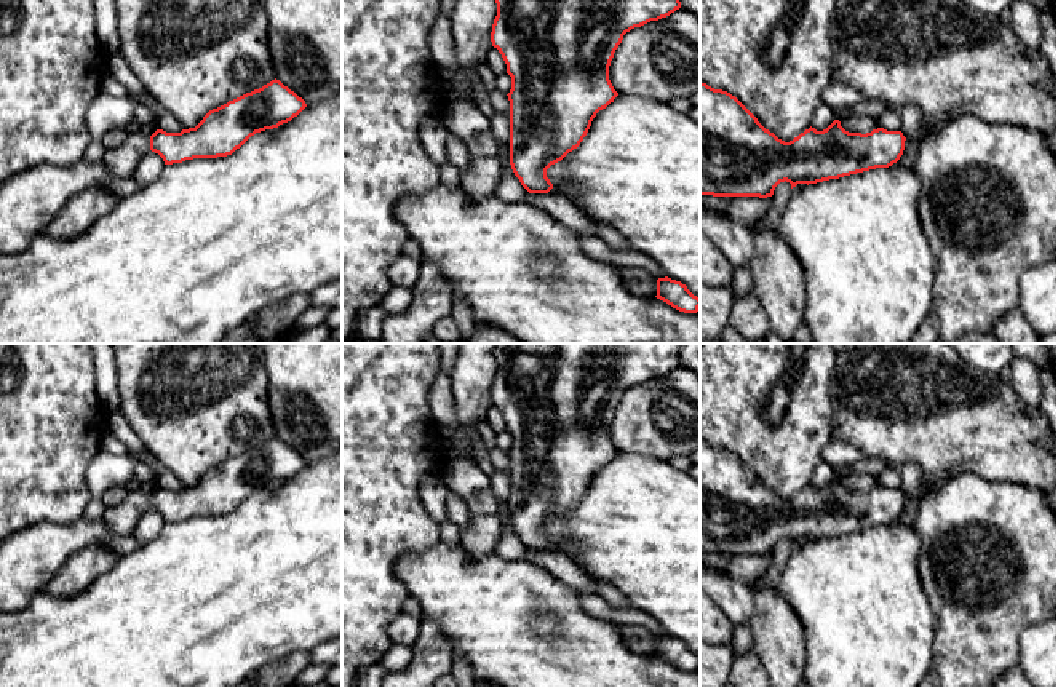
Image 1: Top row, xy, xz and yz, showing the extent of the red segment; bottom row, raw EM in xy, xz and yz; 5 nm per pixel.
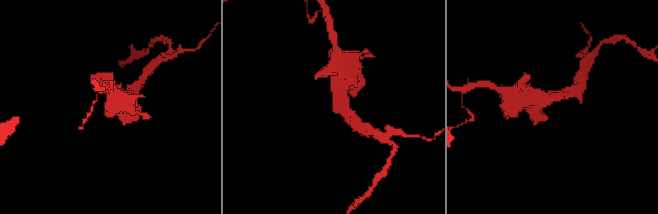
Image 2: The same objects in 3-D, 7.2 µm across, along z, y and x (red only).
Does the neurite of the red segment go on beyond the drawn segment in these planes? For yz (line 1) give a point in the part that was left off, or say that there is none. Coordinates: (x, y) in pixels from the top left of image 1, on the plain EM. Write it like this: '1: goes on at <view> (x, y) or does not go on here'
1: does not go on here

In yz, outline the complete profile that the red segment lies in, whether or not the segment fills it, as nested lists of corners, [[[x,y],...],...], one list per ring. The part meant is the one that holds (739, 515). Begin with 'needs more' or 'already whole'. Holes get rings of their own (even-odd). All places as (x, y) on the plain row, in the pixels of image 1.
already whole | [[[700,439],[700,553],[767,556],[785,538],[793,546],[889,526],[903,513],[905,498],[901,489],[877,486],[866,492],[849,490],[834,478],[823,489],[810,484],[785,500],[766,487],[735,454]]]

